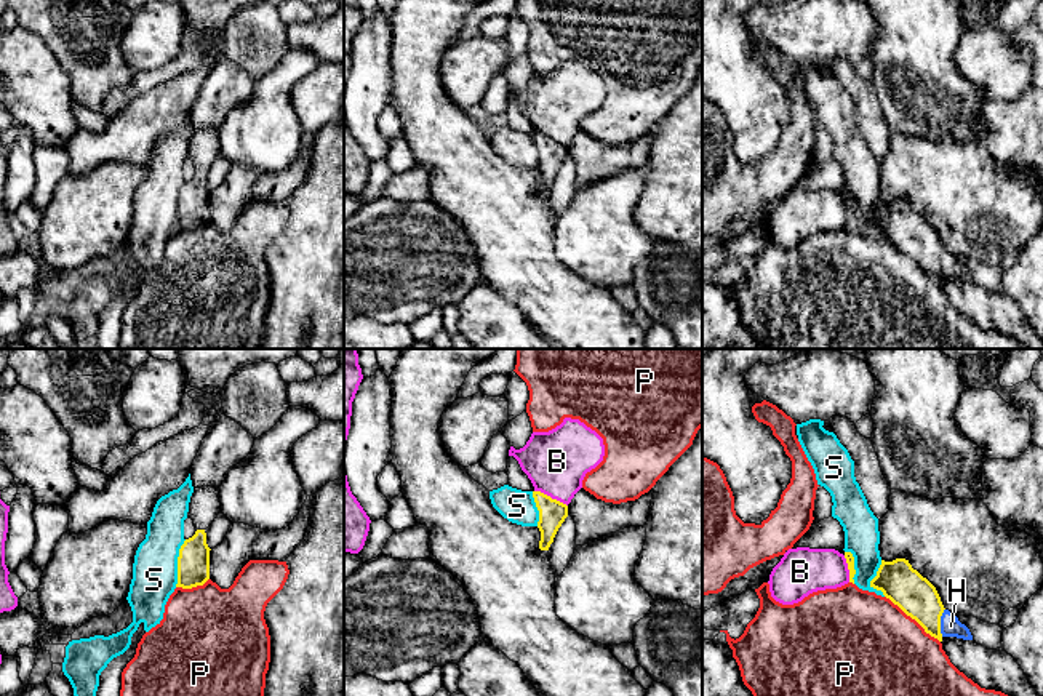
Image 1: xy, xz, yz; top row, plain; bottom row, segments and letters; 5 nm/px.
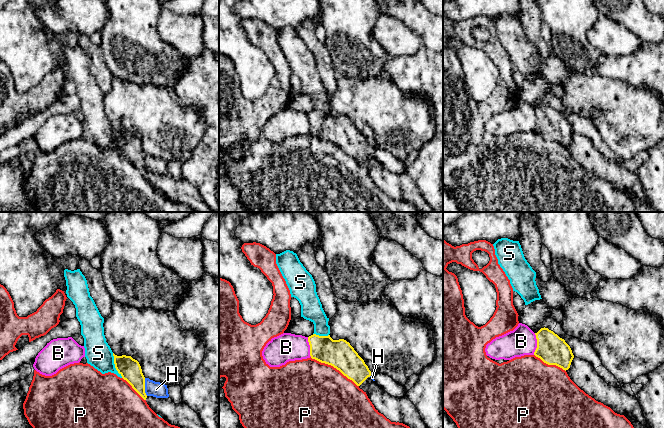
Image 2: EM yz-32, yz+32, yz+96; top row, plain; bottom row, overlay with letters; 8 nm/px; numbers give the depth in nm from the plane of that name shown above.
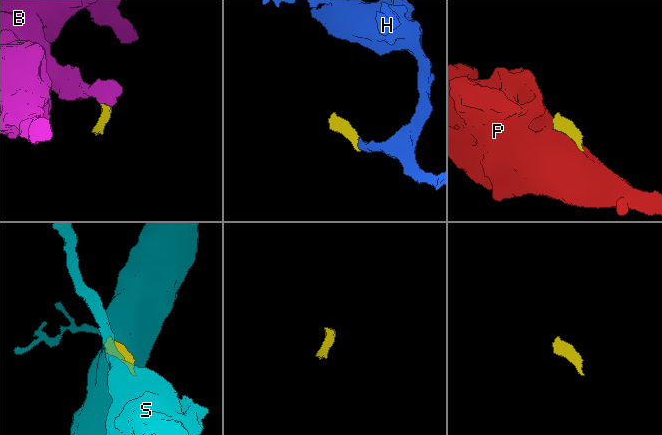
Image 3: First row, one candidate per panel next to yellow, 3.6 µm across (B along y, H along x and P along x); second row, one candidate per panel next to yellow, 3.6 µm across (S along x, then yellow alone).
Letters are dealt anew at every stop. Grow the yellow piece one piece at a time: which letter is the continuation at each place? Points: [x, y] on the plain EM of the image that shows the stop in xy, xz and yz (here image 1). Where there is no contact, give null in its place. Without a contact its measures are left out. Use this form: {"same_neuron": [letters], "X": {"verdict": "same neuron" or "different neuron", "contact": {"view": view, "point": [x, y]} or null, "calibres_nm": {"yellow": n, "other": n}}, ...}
{"same_neuron": ["H"], "B": {"verdict": "different neuron", "contact": {"view": "xz", "point": [549, 138]}, "calibres_nm": {"yellow": 140, "other": 320}}, "H": {"verdict": "same neuron", "contact": {"view": "yz", "point": [939, 264]}, "calibres_nm": {"yellow": 200, "other": 100}}, "P": {"verdict": "different neuron", "contact": {"view": "yz", "point": [912, 260]}, "calibres_nm": {"yellow": 200, "other": 500}}, "S": {"verdict": "different neuron", "contact": {"view": "xy", "point": [178, 205]}, "calibres_nm": {"yellow": 160, "other": 220}}}

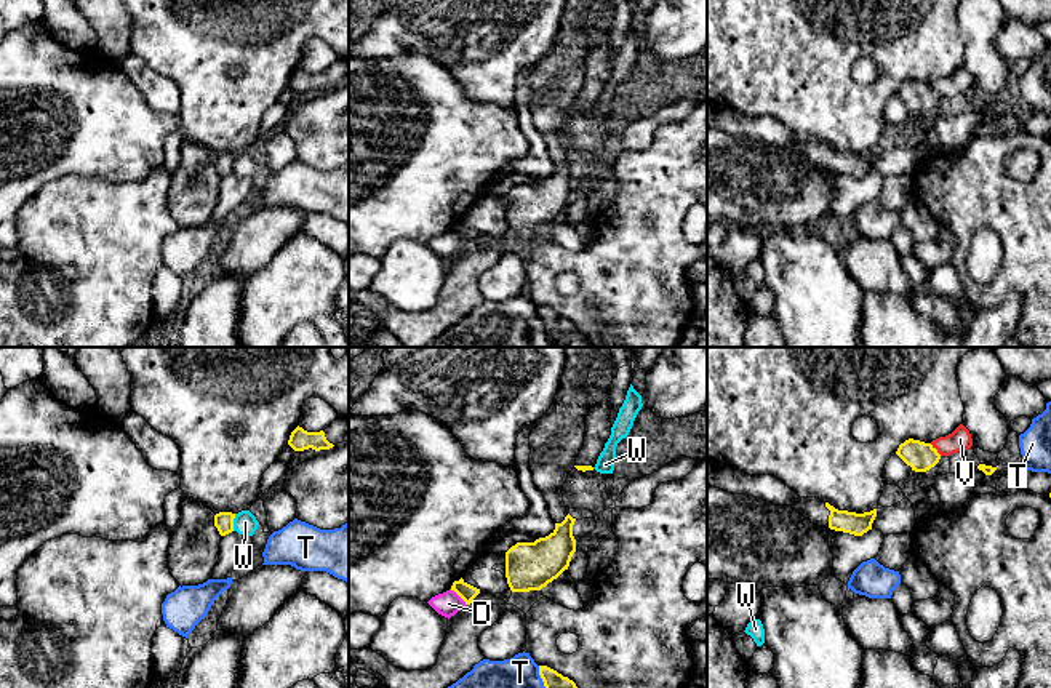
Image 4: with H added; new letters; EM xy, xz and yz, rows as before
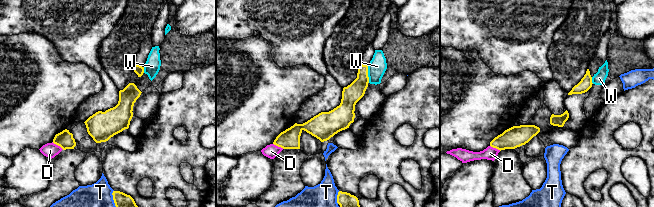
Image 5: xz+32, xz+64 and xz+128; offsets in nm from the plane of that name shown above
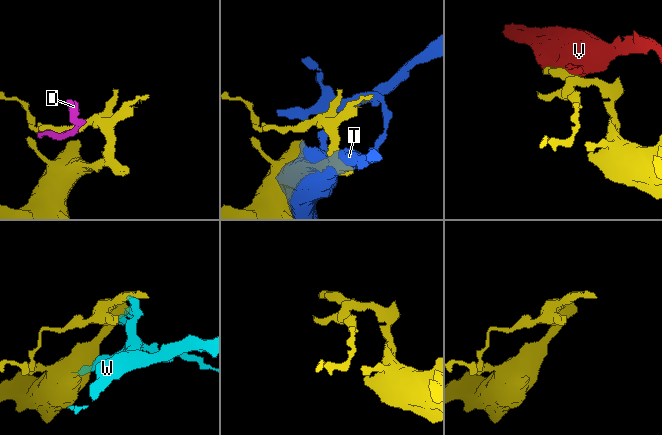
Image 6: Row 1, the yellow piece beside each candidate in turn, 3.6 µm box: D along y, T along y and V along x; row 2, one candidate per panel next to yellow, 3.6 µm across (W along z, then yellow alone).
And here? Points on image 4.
{"same_neuron": [], "D": {"verdict": "different neuron", "contact": {"view": "xz", "point": [458, 236]}, "calibres_nm": {"yellow": 90, "other": 120}}, "T": {"verdict": "different neuron", "contact": {"view": "xz", "point": [544, 327]}, "calibres_nm": {"yellow": 160, "other": 440}}, "V": {"verdict": "different neuron", "contact": {"view": "yz", "point": [936, 92]}, "calibres_nm": {"yellow": 150, "other": 110}}, "W": {"verdict": "different neuron", "contact": {"view": "xy", "point": [232, 164]}, "calibres_nm": {"yellow": 100, "other": 110}}}

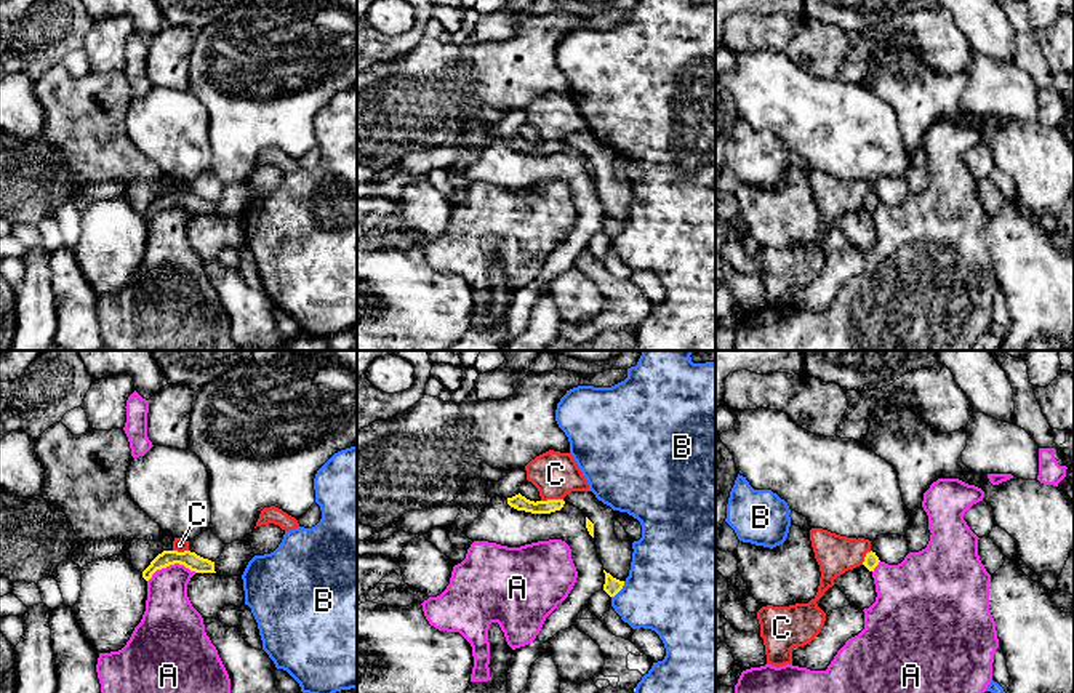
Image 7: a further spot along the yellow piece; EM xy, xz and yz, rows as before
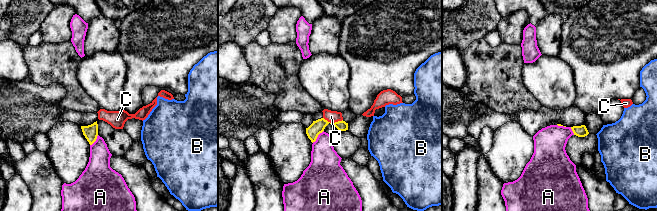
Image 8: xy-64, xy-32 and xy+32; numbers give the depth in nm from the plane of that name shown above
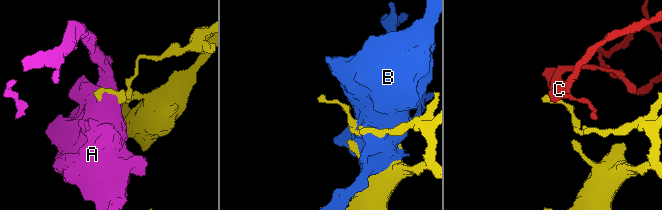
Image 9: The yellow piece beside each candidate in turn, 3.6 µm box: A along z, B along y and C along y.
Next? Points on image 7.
{"same_neuron": [], "A": {"verdict": "different neuron", "contact": {"view": "xy", "point": [170, 205]}, "calibres_nm": {"yellow": 90, "other": 240}}, "B": {"verdict": "different neuron", "contact": {"view": "xz", "point": [620, 231]}, "calibres_nm": {"yellow": 90, "other": 440}}, "C": {"verdict": "different neuron", "contact": {"view": "xz", "point": [551, 141]}, "calibres_nm": {"yellow": 80, "other": 220}}}

